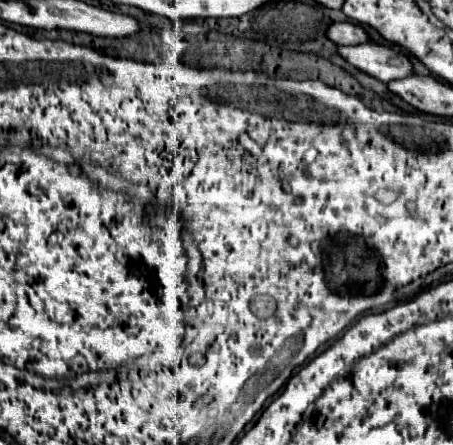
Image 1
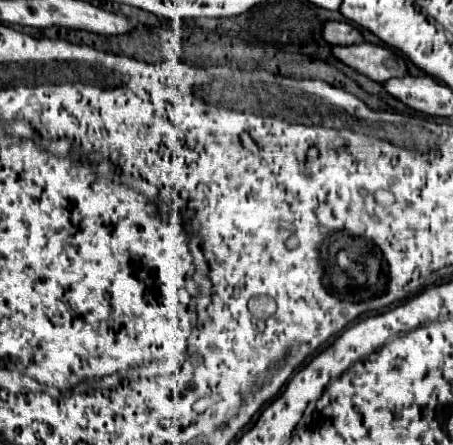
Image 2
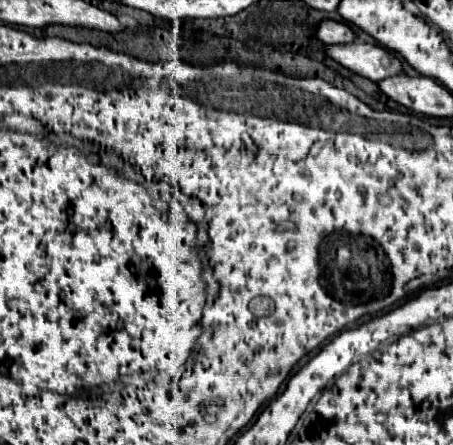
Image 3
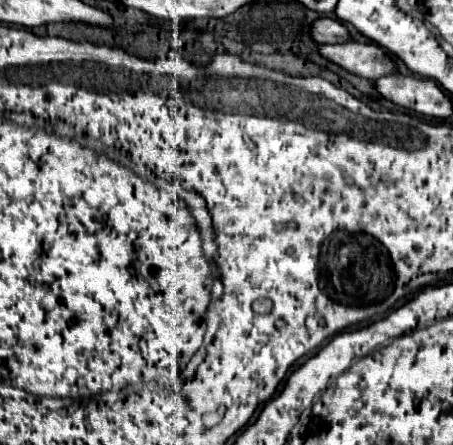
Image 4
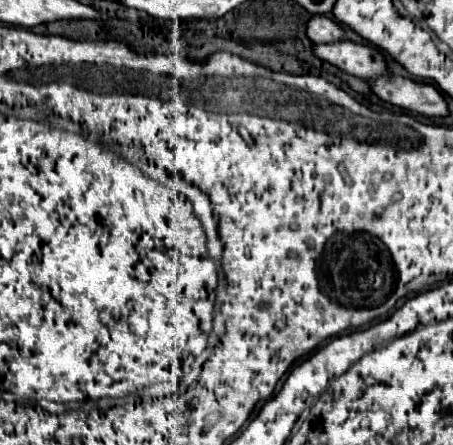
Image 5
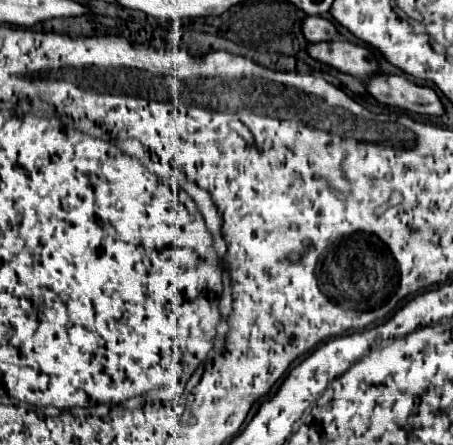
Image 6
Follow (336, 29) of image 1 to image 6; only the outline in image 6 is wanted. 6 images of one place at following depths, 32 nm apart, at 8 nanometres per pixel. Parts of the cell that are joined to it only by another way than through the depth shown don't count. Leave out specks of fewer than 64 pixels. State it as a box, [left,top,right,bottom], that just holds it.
[302,16,338,42]

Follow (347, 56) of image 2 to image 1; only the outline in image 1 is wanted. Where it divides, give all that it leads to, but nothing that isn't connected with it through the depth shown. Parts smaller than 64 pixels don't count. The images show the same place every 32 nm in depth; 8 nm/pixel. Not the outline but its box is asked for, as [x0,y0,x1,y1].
[338,42,412,82]

